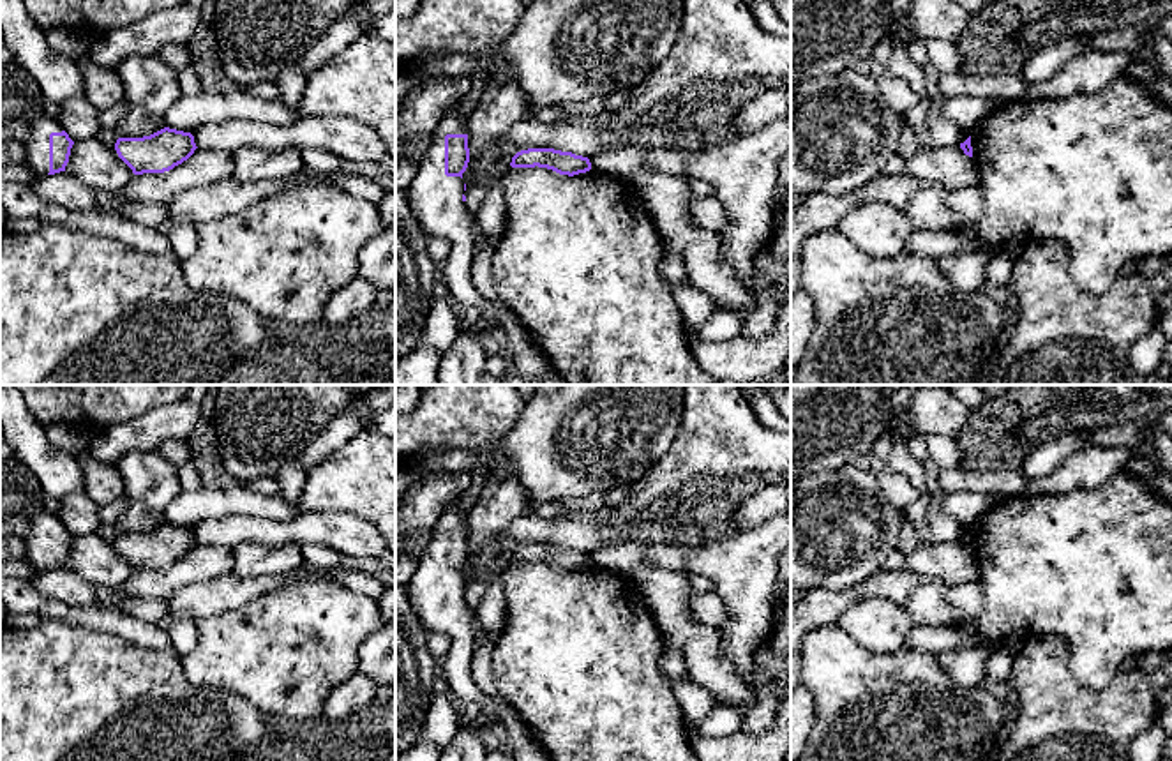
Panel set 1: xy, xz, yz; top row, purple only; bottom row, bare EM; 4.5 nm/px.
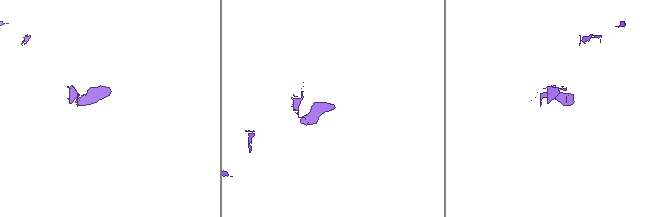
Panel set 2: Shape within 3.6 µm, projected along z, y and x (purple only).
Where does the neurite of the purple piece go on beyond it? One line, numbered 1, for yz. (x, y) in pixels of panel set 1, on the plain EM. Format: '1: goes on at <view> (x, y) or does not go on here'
1: does not go on here

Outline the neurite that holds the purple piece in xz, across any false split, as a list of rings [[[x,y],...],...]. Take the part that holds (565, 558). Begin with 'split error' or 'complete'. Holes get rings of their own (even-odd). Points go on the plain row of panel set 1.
complete; [[[528,544],[512,553],[512,563],[547,563],[560,570],[579,570],[591,565],[588,553],[575,551],[572,547],[561,547],[554,544]]]

